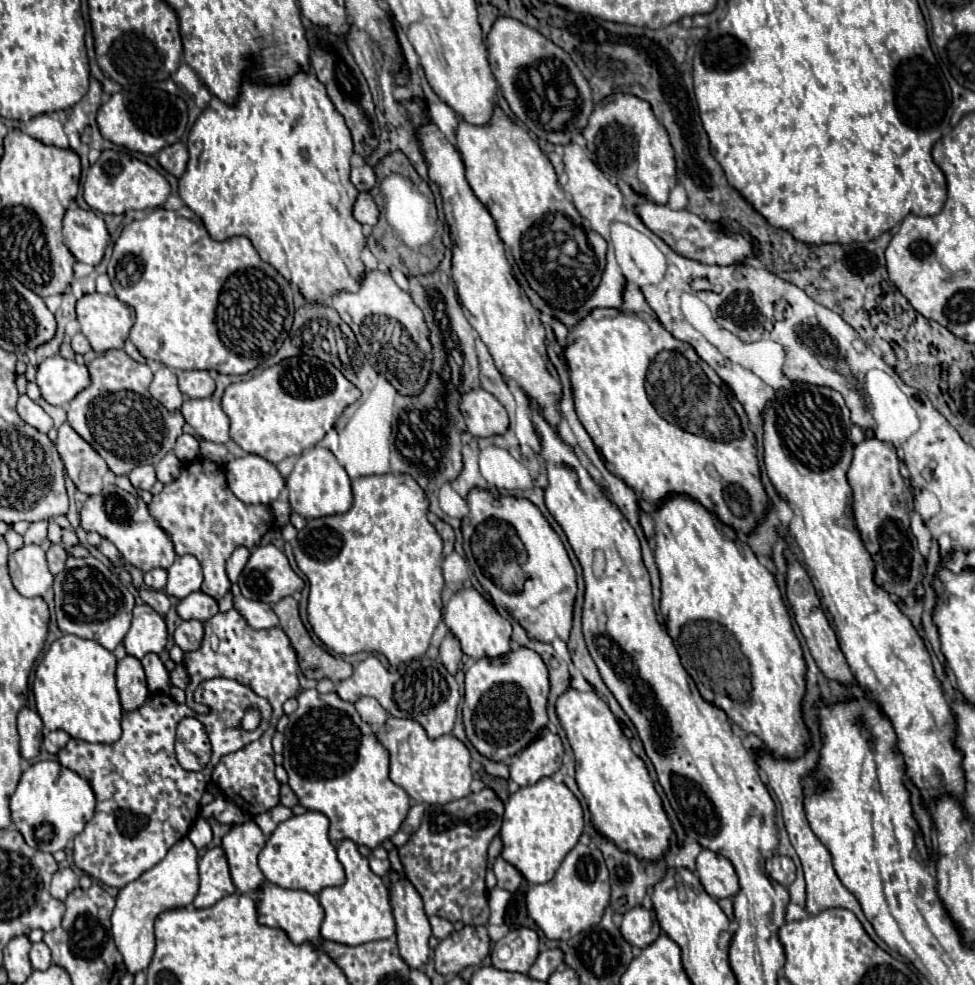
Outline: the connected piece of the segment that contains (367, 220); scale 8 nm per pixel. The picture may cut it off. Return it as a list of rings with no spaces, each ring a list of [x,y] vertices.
[[[359,193],[357,201],[353,205],[353,215],[359,223],[363,223],[367,227],[375,227],[375,223],[379,221],[379,209],[377,209],[371,193]]]

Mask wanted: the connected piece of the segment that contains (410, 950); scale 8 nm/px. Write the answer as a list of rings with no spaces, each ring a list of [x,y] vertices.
[[[391,871],[389,879],[391,879],[391,903],[393,903],[393,917],[397,923],[397,945],[399,945],[401,959],[411,969],[421,969],[429,961],[429,955],[431,955],[431,947],[429,947],[431,927],[429,927],[427,915],[423,911],[423,901],[419,897],[417,889],[407,879],[401,879],[395,871]]]

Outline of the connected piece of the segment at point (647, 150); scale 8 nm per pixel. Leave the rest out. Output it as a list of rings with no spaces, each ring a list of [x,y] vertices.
[[[611,95],[603,99],[589,117],[583,137],[587,139],[591,161],[607,177],[623,179],[637,195],[645,197],[647,201],[651,199],[659,205],[669,201],[669,193],[677,185],[675,153],[665,127],[655,119],[647,101],[633,95]]]

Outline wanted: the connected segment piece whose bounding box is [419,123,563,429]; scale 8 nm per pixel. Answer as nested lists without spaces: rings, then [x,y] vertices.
[[[427,123],[419,131],[419,141],[423,155],[429,163],[429,177],[439,185],[443,197],[443,213],[449,223],[453,239],[453,281],[459,299],[463,299],[463,309],[471,327],[479,333],[481,341],[487,345],[495,367],[501,371],[505,381],[513,381],[525,397],[533,397],[545,413],[545,421],[559,427],[561,421],[561,393],[563,385],[555,367],[545,355],[545,329],[533,305],[529,303],[525,291],[513,277],[511,265],[505,257],[505,245],[497,235],[497,227],[483,203],[473,195],[467,179],[459,151],[445,139],[435,123]]]

